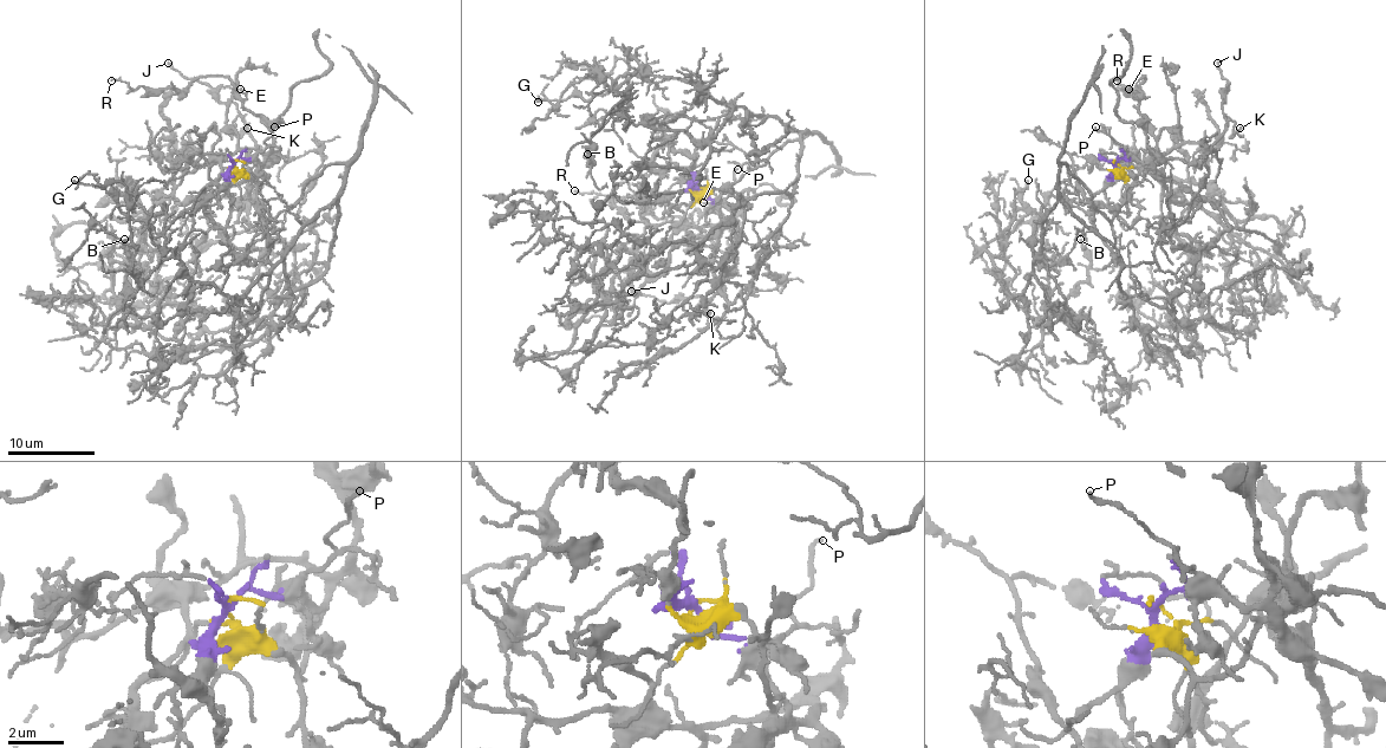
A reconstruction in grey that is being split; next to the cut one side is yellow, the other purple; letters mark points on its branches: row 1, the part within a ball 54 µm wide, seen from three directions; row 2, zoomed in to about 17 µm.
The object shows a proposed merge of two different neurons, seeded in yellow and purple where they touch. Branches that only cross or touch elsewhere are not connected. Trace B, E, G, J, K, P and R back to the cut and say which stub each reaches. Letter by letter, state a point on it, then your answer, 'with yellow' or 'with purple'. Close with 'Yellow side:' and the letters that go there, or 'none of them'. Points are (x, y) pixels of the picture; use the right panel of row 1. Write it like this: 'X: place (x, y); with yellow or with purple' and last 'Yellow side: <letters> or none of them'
B: place (1080, 239); with yellow
E: place (1129, 89); with purple
G: place (1028, 180); with yellow
J: place (1217, 63); with purple
K: place (1240, 128); with purple
P: place (1095, 127); with purple
R: place (1117, 80); with purple
Yellow side: B, G

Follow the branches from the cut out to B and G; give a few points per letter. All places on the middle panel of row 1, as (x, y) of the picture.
B: (697, 190), (720, 201), (808, 134), (743, 108), (691, 140), (617, 114), (589, 140), (593, 163), (587, 153)
G: (697, 190), (720, 201), (808, 134), (722, 105), (630, 57), (604, 95), (537, 101)

